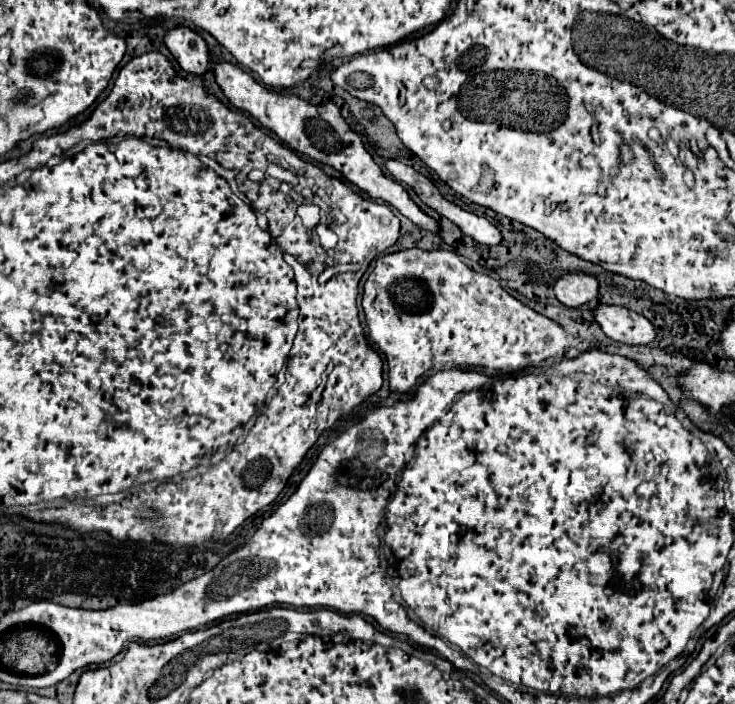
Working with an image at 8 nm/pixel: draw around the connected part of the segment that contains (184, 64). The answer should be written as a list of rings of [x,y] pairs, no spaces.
[[[175,28],[173,32],[169,32],[165,36],[165,46],[187,74],[203,76],[211,66],[205,40],[189,28]]]

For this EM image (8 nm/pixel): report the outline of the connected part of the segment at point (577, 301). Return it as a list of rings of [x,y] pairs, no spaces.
[[[565,274],[555,284],[557,300],[571,308],[577,308],[581,304],[595,300],[597,290],[599,290],[597,278],[587,274]]]

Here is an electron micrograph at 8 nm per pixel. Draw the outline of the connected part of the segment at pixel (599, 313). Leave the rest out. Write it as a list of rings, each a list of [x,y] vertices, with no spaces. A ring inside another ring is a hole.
[[[599,304],[595,308],[595,320],[611,340],[629,346],[645,346],[657,336],[655,326],[643,314],[637,314],[623,306]]]

